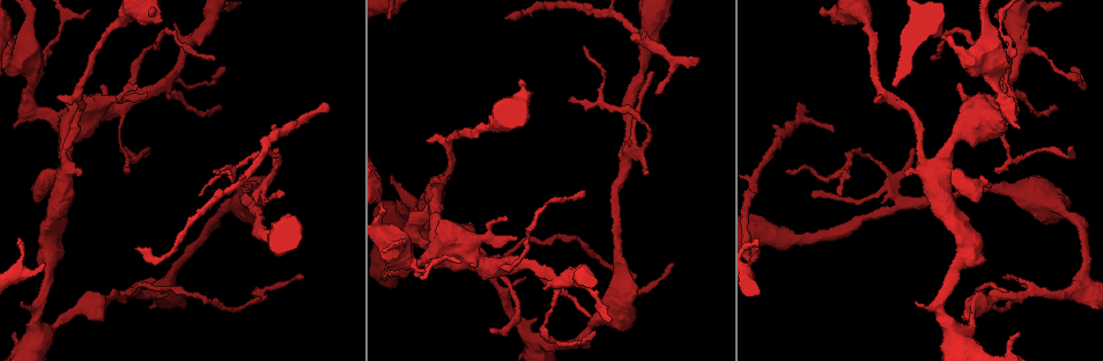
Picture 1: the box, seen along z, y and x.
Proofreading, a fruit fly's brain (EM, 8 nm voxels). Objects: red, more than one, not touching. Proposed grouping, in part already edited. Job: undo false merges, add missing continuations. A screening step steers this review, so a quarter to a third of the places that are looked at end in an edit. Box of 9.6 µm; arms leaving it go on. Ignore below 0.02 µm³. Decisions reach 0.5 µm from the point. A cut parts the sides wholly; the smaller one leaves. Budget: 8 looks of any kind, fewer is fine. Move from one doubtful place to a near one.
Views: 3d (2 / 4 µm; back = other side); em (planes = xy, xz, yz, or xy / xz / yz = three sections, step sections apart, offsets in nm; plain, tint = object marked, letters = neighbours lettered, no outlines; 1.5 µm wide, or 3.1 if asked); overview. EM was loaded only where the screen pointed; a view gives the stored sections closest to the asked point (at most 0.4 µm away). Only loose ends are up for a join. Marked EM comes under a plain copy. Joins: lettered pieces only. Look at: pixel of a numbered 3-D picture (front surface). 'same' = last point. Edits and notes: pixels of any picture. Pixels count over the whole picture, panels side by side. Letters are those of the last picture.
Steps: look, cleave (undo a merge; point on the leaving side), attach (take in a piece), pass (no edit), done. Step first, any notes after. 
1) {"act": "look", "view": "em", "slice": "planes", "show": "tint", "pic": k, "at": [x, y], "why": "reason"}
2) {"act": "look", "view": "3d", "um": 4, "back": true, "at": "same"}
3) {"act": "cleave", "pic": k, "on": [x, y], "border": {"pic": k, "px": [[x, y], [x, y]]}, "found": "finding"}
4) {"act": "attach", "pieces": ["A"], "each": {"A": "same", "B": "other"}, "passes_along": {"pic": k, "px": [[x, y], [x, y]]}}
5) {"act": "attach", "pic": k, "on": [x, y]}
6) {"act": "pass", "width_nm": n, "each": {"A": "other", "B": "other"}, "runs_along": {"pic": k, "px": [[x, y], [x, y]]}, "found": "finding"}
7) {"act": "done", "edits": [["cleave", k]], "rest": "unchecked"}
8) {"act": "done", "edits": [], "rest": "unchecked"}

{"act": "look", "view": "em", "slice": "planes", "show": "letters", "pic": 1, "at": [652, 73], "why": "an open end"}

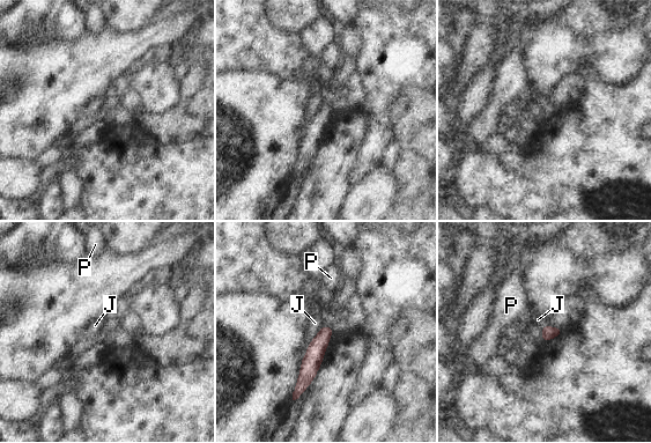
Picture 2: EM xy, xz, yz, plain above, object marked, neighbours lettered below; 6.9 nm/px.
{"act": "pass", "width_nm": 90, "each": {"J": "other", "P": "other"}, "border": {"pic": 2, "px": [[323, 325], [309, 344]]}, "found": "no lettered piece goes on from it"}

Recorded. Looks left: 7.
{"act": "look", "view": "3d", "um": 4, "pic": 1, "at": [696, 63], "why": "free end"}

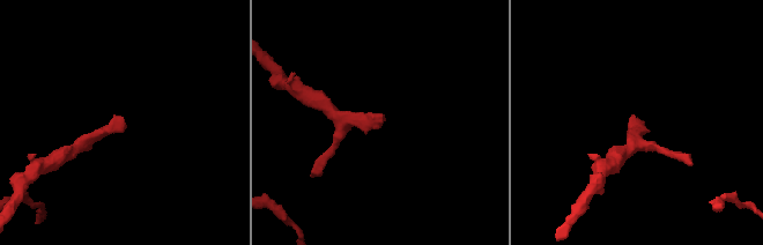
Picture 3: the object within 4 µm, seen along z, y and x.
{"act": "look", "view": "em", "slice": "planes", "show": "tint", "pic": 3, "at": [381, 122], "why": "need the tissue"}

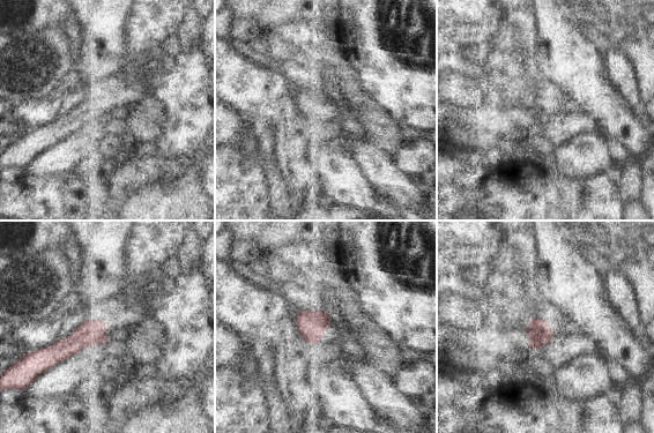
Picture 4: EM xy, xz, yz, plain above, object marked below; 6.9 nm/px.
{"act": "look", "view": "em", "slice": "planes", "show": "letters", "at": "same"}

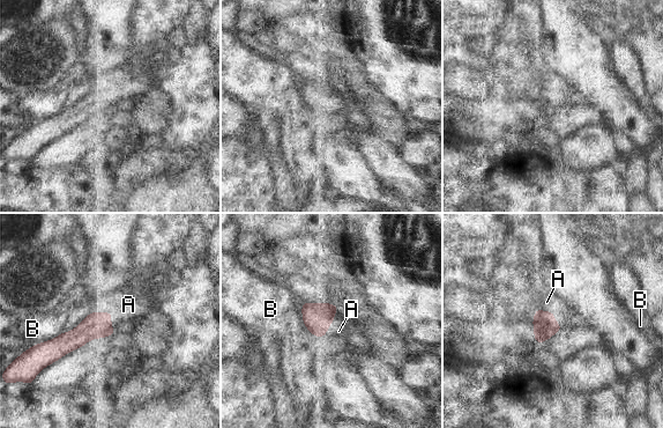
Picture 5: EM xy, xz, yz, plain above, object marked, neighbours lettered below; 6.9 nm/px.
{"act": "attach", "pieces": ["A"], "longest_contact_nm": ["B", 480], "each": {"A": "same", "B": "other"}, "passes_along": {"pic": 5, "px": [[95, 325], [110, 312], [128, 304]]}, "found": "it goes on there"}

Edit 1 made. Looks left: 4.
{"act": "done", "edits": [["attach", 5]], "rest": "unchecked"}

